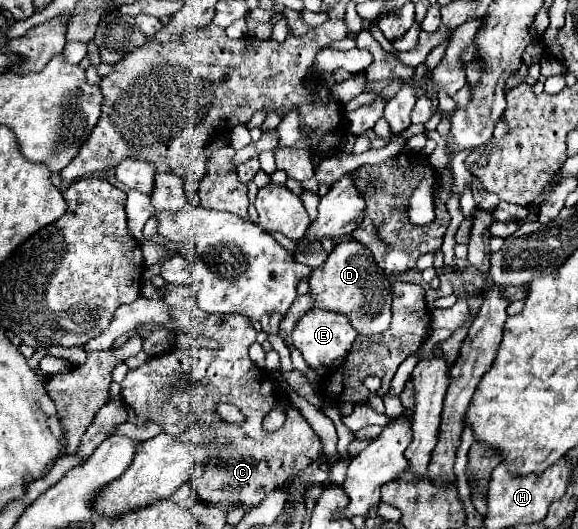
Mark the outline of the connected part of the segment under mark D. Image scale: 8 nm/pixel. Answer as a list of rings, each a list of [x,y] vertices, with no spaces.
[[[338,243],[326,263],[310,273],[308,285],[308,295],[314,299],[314,307],[346,315],[358,335],[376,335],[388,329],[392,319],[392,287],[362,243]]]

